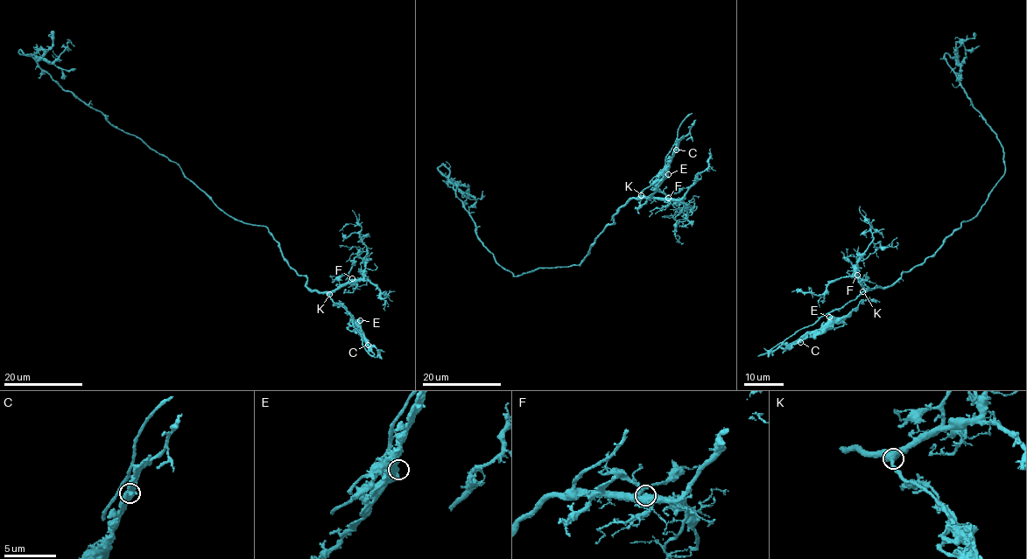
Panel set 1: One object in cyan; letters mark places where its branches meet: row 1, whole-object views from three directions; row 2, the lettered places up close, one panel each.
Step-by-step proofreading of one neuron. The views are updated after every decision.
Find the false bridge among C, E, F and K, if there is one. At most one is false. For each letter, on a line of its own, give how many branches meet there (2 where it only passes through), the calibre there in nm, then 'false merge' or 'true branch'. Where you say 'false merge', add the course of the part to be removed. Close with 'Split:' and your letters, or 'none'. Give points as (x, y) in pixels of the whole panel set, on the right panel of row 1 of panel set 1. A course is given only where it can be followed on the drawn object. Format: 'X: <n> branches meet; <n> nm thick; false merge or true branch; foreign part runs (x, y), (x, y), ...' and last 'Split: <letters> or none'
C: 2 branches meet; 320 nm thick; true branch
E: 2 branches meet; 400 nm thick; false merge; foreign part runs (829, 317), (825, 324), (797, 340), (771, 351), (763, 347)
F: 2 branches meet; 440 nm thick; true branch
K: 2 branches meet; 400 nm thick; true branch
Split: E

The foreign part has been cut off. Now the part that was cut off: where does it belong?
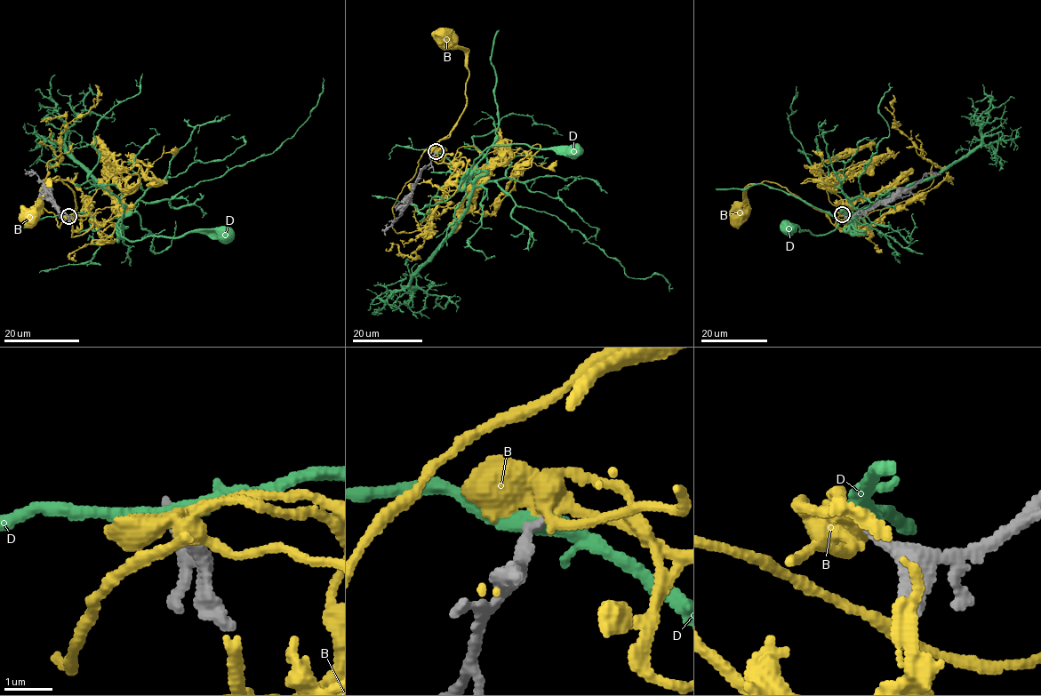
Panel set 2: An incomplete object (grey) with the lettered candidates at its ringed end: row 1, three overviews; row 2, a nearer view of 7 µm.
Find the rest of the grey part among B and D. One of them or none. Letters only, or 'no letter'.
B

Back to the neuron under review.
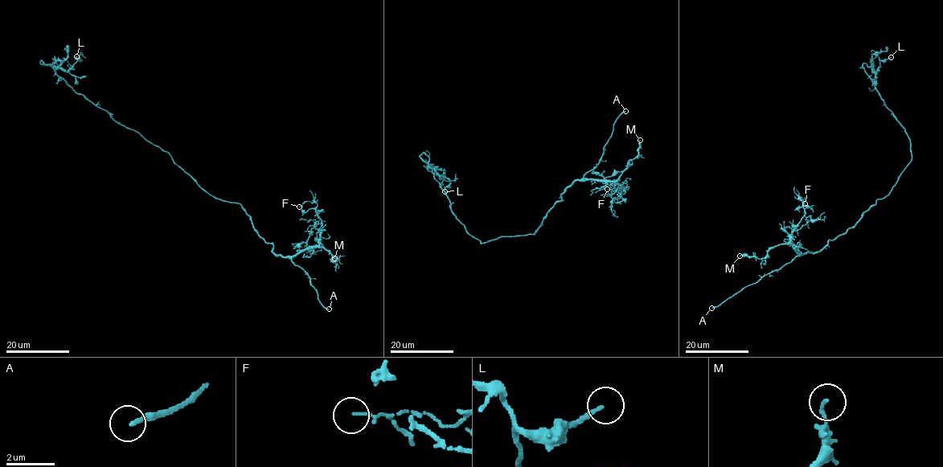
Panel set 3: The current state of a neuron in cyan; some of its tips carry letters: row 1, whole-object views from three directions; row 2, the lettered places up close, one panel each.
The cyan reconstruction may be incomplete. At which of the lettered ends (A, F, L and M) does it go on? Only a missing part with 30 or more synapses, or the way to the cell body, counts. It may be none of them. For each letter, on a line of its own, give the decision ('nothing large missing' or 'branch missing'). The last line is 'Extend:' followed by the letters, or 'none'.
A: branch missing
F: nothing large missing
L: nothing large missing
M: nothing large missing
Extend: A

